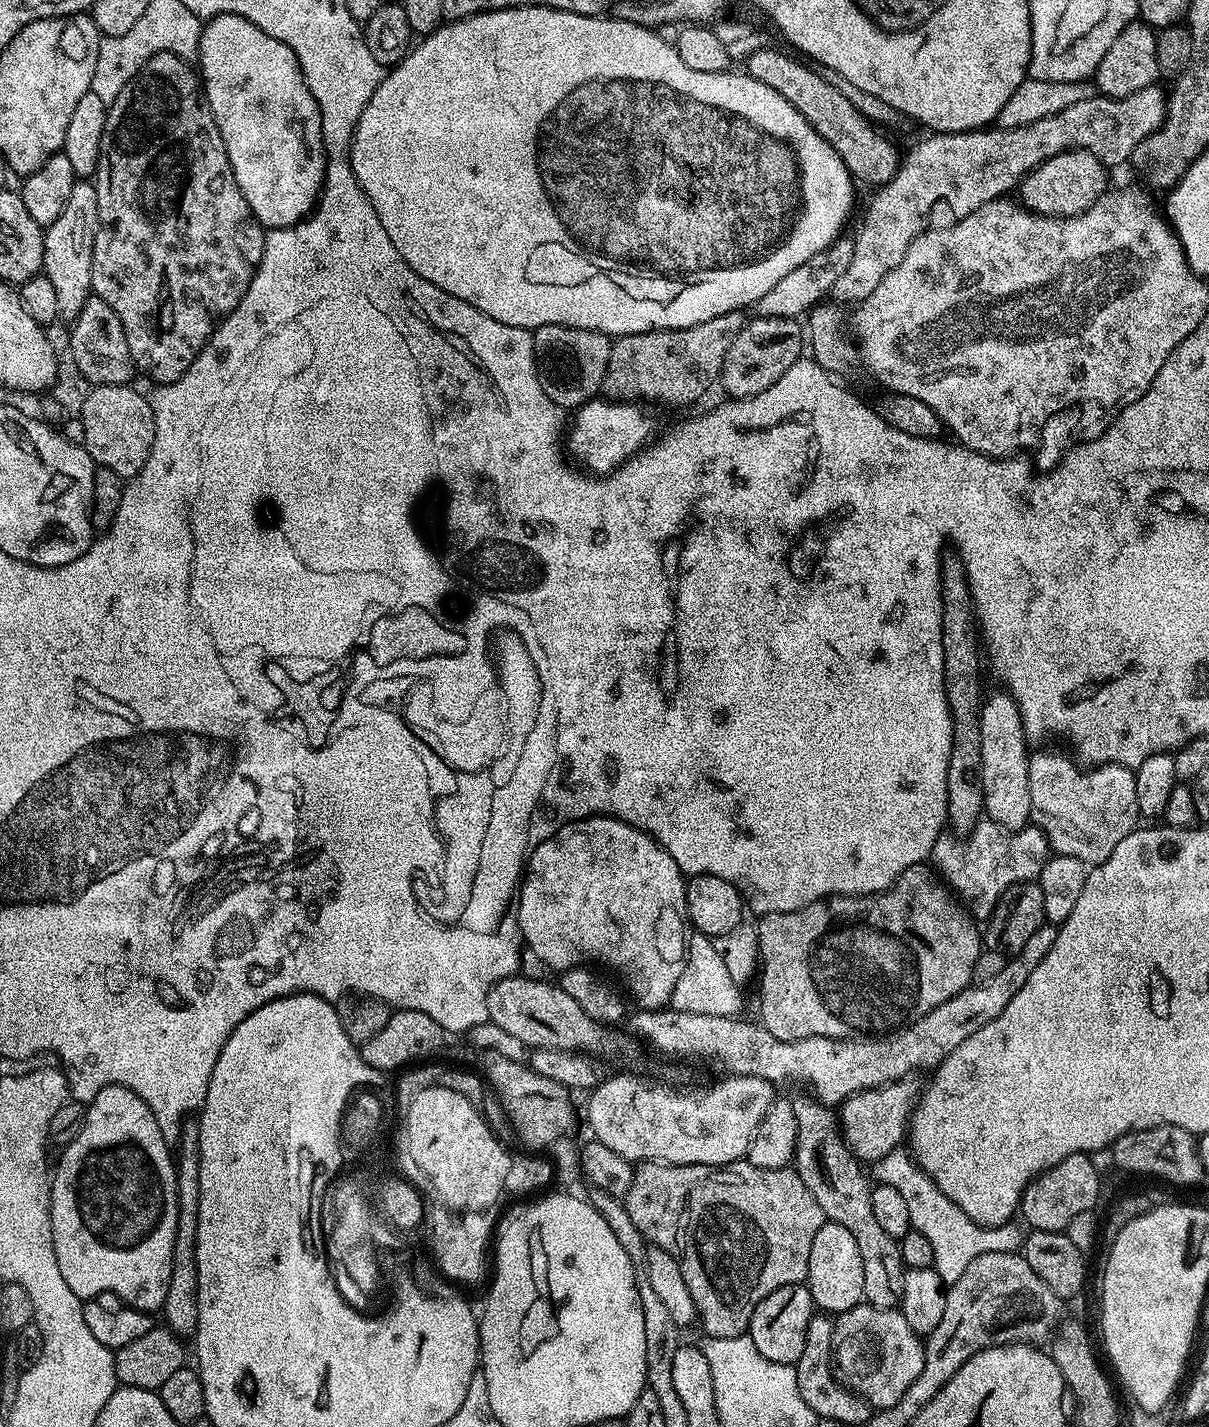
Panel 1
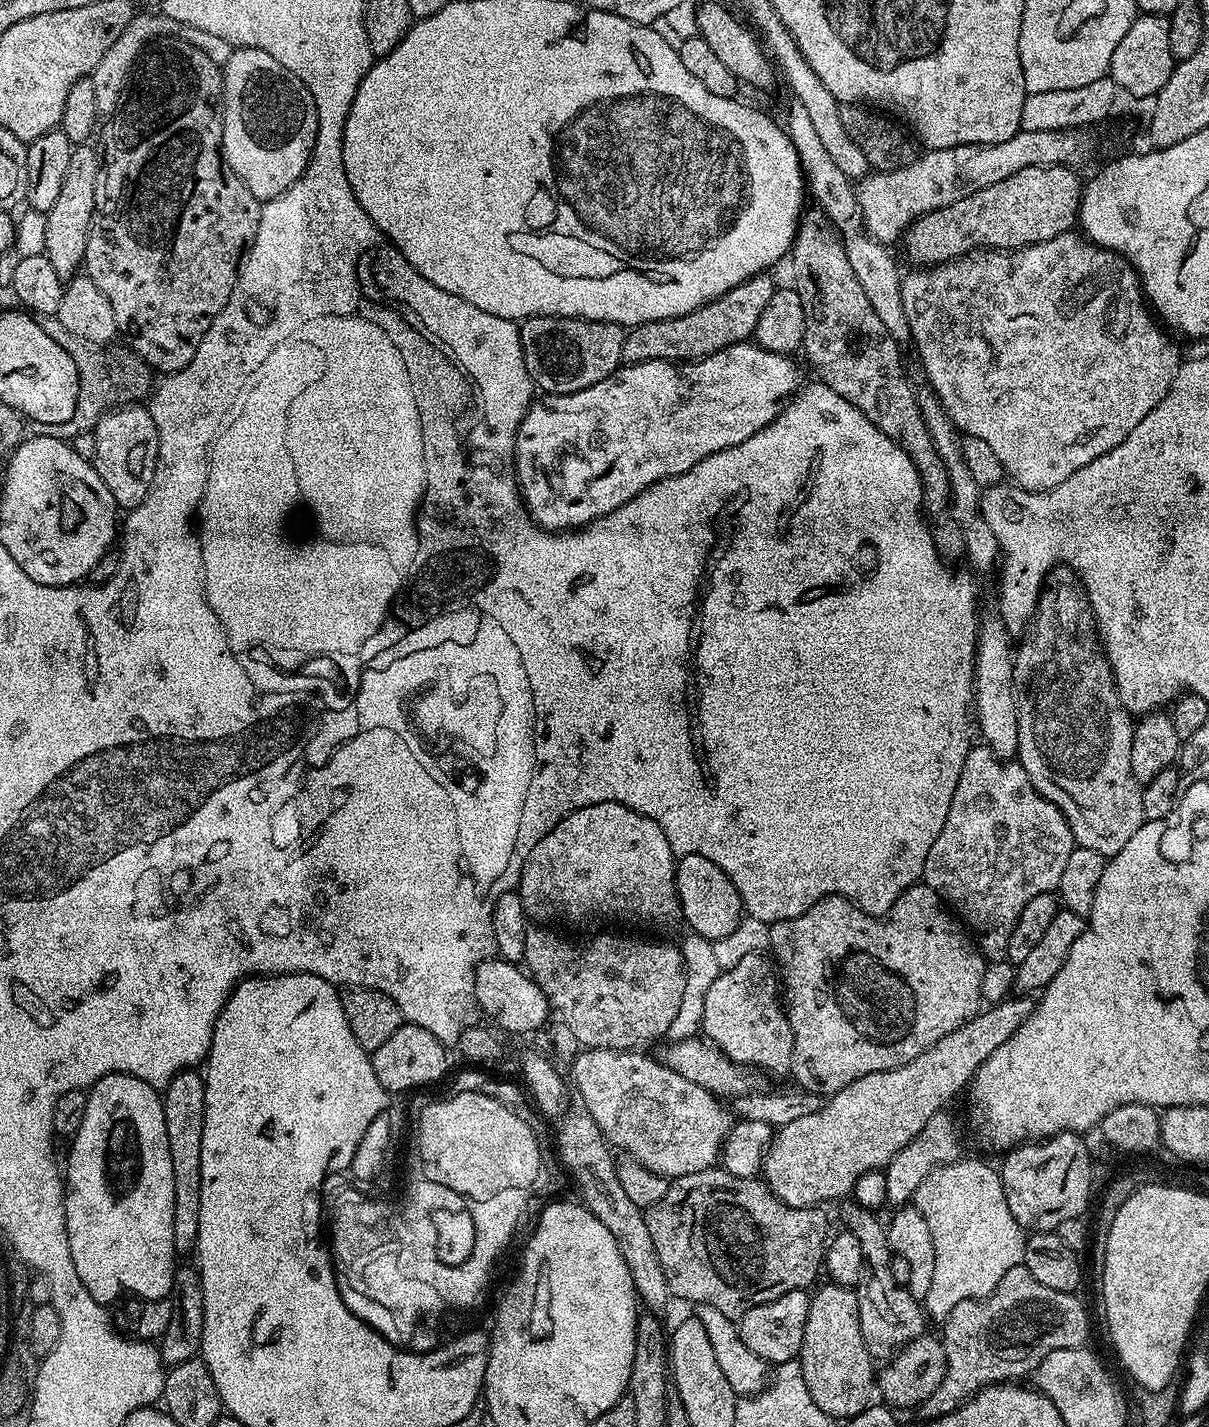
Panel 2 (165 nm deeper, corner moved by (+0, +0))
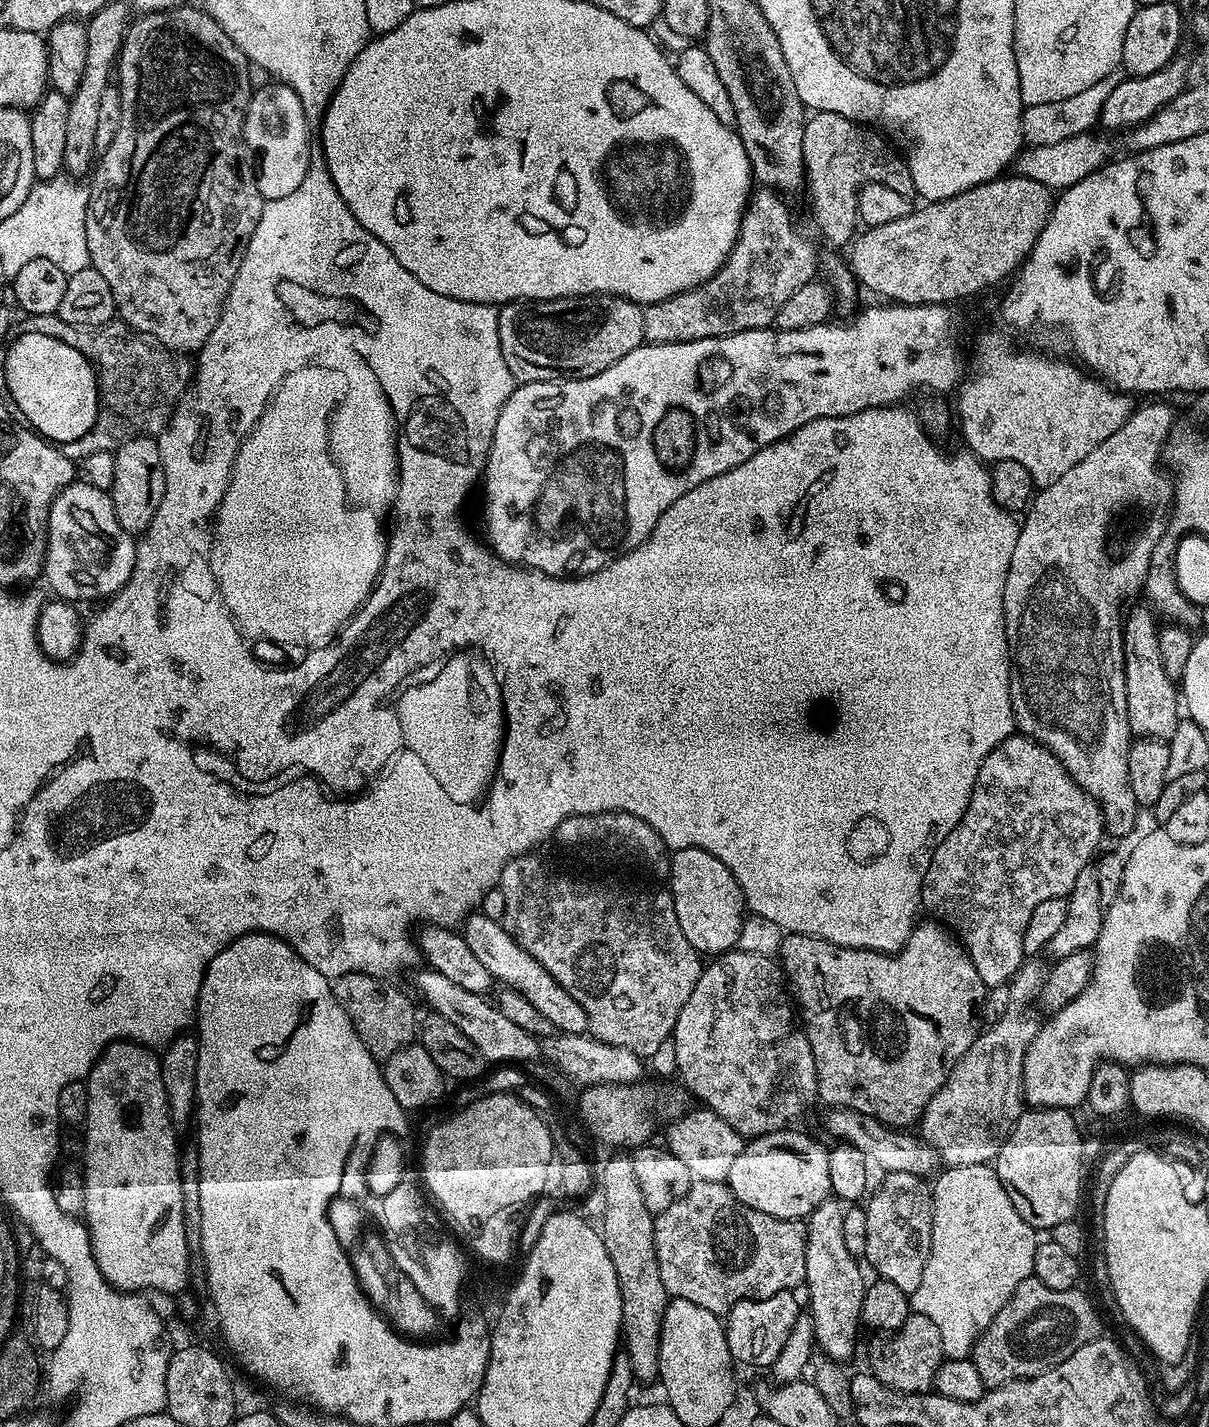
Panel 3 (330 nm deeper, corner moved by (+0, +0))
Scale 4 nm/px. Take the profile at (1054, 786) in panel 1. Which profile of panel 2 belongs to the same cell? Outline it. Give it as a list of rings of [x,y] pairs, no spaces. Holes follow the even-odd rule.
[[[1057,566],[1048,573],[1046,583],[1040,589],[1040,601],[1036,604],[1036,614],[1031,621],[1028,633],[1024,636],[1020,648],[1015,653],[1012,662],[1012,673],[1014,674],[1014,691],[1016,693],[1016,713],[1018,714],[1018,750],[1016,756],[1018,763],[1024,767],[1034,790],[1042,794],[1058,808],[1066,818],[1066,822],[1072,831],[1072,839],[1079,847],[1086,850],[1098,850],[1105,858],[1111,858],[1138,834],[1138,830],[1144,824],[1144,815],[1142,814],[1142,794],[1141,785],[1134,778],[1134,770],[1130,770],[1130,742],[1132,741],[1132,729],[1134,727],[1133,717],[1122,706],[1122,702],[1116,693],[1116,683],[1112,677],[1112,667],[1108,664],[1104,656],[1101,645],[1098,643],[1098,633],[1096,631],[1096,622],[1092,619],[1092,608],[1088,604],[1088,596],[1083,587],[1077,583],[1075,572],[1067,566]]]

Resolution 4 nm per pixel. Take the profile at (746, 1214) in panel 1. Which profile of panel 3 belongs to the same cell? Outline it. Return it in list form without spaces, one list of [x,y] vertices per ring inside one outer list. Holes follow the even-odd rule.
[[[696,1180],[674,1206],[654,1216],[662,1286],[671,1299],[694,1302],[694,1306],[723,1317],[743,1300],[799,1289],[806,1274],[807,1233],[804,1220],[783,1220],[750,1210],[734,1198],[727,1183]]]

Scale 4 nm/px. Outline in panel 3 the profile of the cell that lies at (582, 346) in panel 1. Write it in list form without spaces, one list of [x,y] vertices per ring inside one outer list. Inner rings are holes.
[[[563,296],[557,300],[512,300],[499,309],[502,358],[520,384],[535,380],[581,380],[602,374],[618,358],[645,343],[643,307],[625,296]]]

